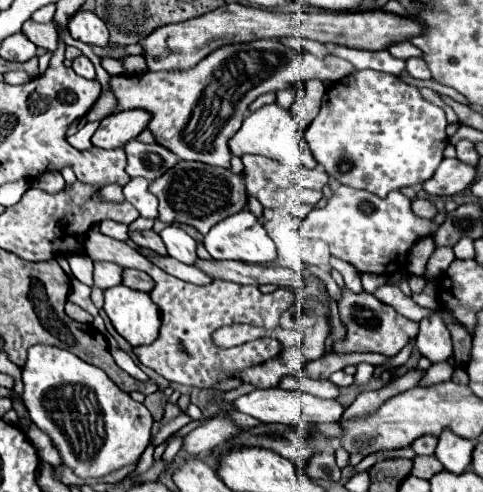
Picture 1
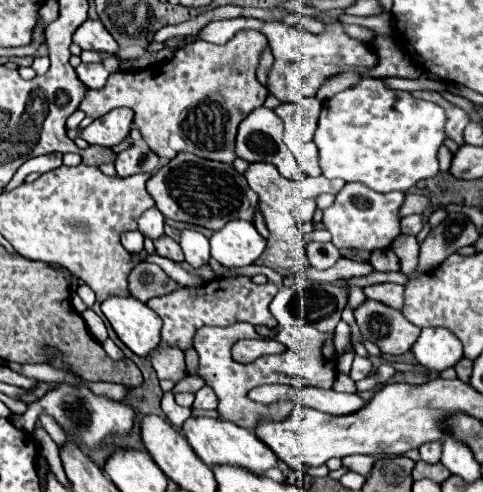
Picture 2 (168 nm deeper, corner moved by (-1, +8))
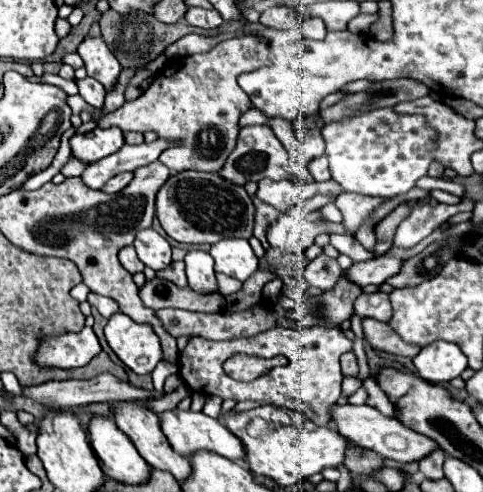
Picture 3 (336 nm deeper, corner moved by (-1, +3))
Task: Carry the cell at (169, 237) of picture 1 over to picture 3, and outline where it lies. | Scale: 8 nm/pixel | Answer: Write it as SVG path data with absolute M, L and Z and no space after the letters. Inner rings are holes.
M191 249L185 255L187 265L187 281L189 287L197 293L213 293L217 291L215 271L213 271L213 257L207 251Z

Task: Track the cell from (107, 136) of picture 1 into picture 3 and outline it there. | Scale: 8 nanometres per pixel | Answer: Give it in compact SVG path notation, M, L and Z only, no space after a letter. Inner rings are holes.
M109 127L109 129L93 129L83 135L73 135L69 139L71 143L71 155L85 161L93 163L99 161L111 153L115 153L123 143L123 131L119 127Z

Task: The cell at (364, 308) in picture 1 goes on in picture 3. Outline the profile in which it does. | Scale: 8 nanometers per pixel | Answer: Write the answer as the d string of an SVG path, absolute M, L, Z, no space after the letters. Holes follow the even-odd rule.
M365 317L363 319L363 335L365 335L365 341L373 347L373 349L379 349L379 351L385 351L385 353L391 353L391 355L403 355L403 357L415 357L419 353L419 345L415 343L407 343L403 341L389 323L383 323L383 321L375 321L371 317Z

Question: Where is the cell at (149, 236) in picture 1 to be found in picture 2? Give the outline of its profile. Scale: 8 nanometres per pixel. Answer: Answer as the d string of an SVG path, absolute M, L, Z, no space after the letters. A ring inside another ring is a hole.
M163 236L155 240L155 254L161 258L169 258L173 262L183 262L183 250L177 242L173 242L169 236Z

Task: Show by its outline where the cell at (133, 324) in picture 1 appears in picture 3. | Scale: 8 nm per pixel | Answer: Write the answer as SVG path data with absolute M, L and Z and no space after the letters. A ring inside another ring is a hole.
M121 311L109 317L105 339L115 355L137 375L151 373L161 361L161 345L153 327L135 323Z

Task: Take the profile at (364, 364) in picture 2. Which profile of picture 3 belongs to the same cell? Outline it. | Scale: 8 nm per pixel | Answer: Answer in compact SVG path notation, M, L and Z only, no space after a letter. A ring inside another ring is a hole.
M371 375L363 381L363 387L369 391L367 403L369 403L371 407L375 407L375 409L379 410L383 415L387 415L387 417L393 417L393 415L395 415L395 405L389 401L389 397L381 391L381 387L377 385L377 381L375 381Z

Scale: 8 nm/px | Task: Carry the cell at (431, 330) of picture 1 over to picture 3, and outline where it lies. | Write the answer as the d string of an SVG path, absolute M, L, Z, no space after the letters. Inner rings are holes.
M433 341L425 345L413 363L417 375L429 383L451 381L467 369L465 353L449 341Z

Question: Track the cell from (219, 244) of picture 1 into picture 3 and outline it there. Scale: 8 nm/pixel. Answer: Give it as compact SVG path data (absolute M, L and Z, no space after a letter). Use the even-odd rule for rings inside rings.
M241 237L221 239L211 245L209 253L215 259L215 271L239 281L247 281L259 269L259 259L255 257L249 241Z

